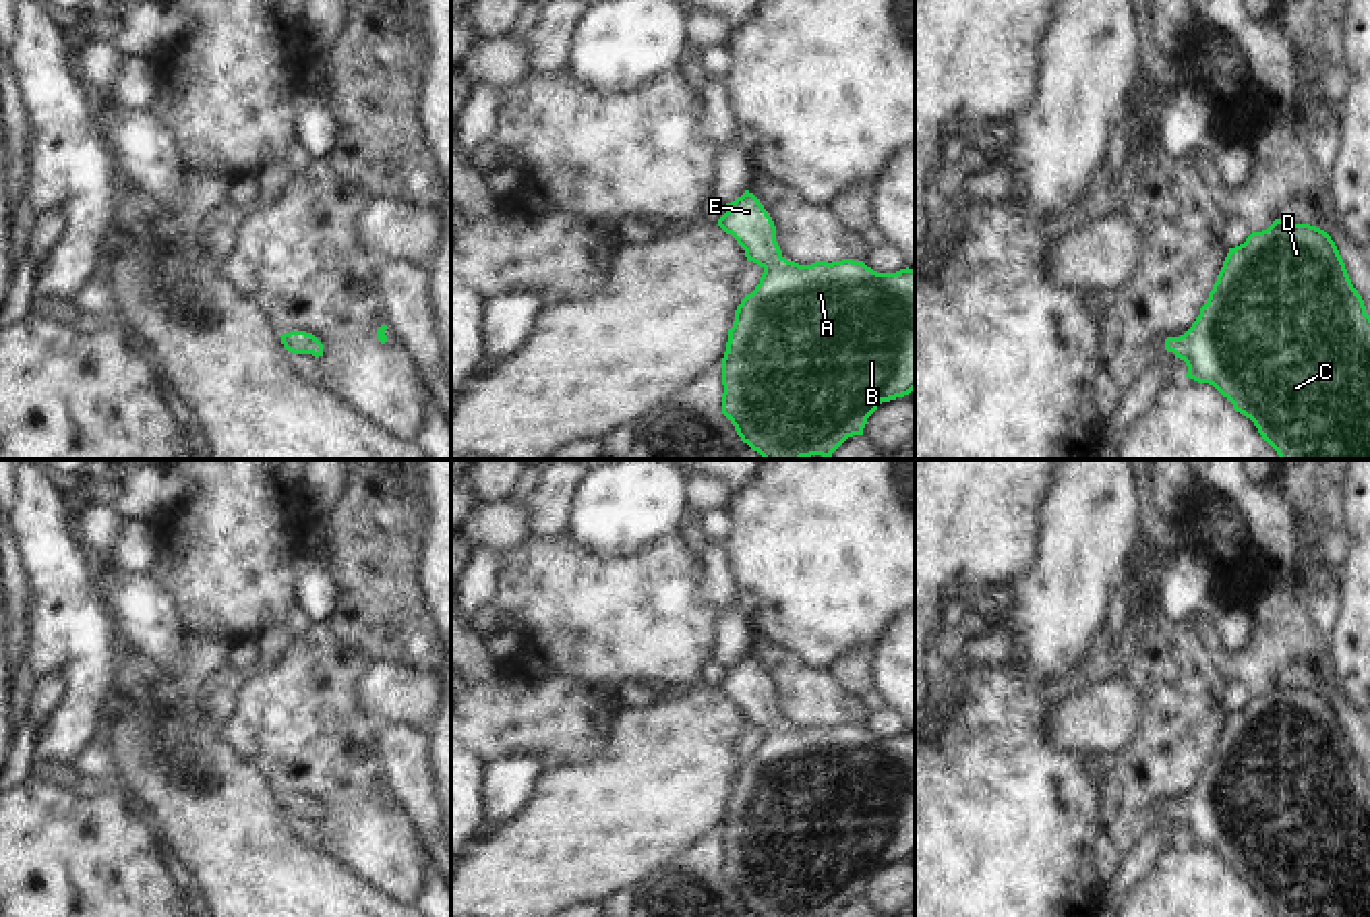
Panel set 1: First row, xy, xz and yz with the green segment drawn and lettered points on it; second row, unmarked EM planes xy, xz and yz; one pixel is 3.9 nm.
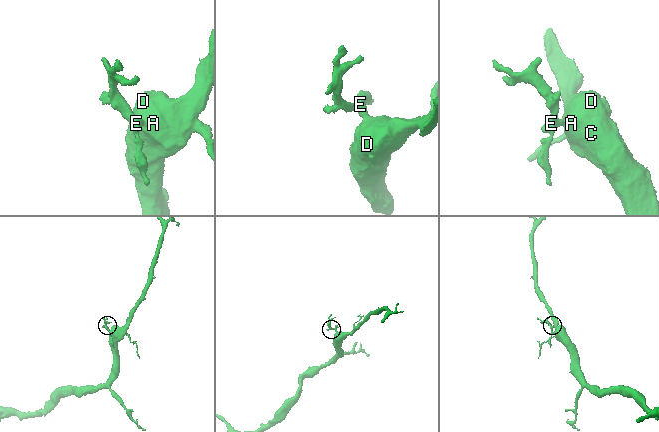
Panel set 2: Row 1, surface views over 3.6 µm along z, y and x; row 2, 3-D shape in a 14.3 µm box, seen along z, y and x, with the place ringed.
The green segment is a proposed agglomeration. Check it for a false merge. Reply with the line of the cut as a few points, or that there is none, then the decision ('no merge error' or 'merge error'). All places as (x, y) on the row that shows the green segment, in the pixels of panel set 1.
cut none; no merge error

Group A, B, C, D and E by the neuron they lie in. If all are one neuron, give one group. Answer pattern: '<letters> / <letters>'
A B C D E

